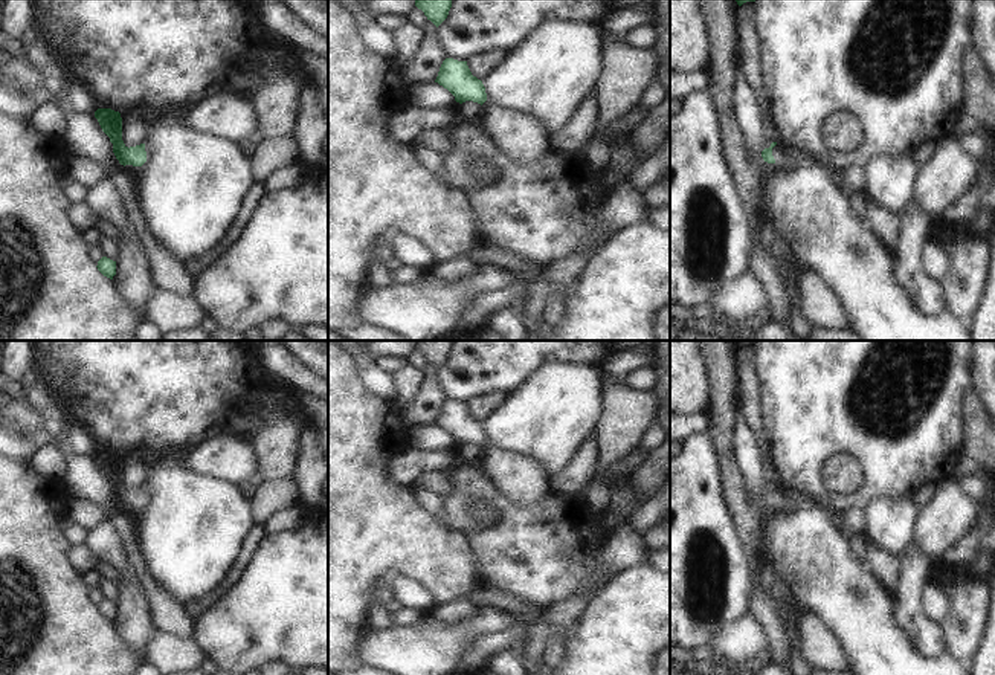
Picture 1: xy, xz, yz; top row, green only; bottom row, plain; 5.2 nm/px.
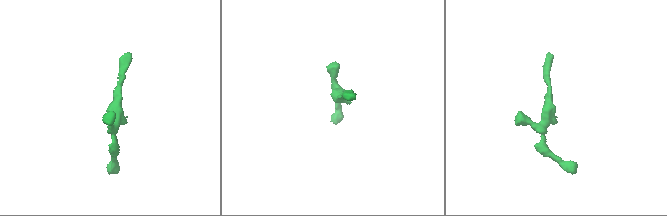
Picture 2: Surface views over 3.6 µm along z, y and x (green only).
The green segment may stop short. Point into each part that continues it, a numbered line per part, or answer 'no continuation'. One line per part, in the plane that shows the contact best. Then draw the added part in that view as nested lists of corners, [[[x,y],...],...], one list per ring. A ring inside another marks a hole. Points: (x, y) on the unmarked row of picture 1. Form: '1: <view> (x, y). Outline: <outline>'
1: yz (852, 521). Outline: [[[777,484],[777,487],[772,490],[772,498],[775,501],[775,507],[783,507],[787,512],[795,512],[804,507],[821,507],[847,535],[864,535],[867,530],[864,510],[836,512],[833,509],[826,509],[812,496],[783,484]]]

